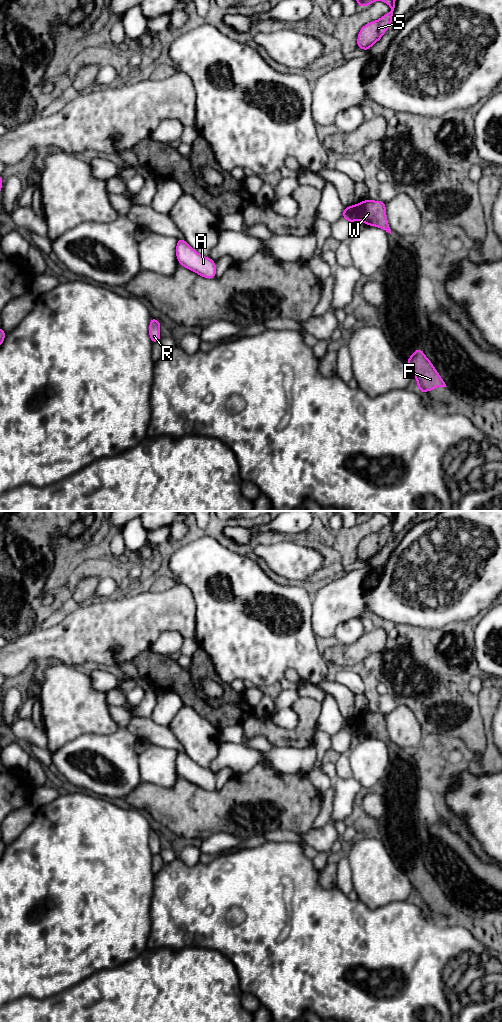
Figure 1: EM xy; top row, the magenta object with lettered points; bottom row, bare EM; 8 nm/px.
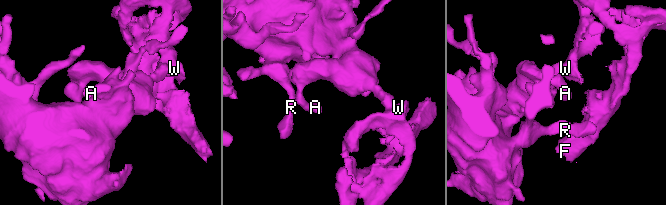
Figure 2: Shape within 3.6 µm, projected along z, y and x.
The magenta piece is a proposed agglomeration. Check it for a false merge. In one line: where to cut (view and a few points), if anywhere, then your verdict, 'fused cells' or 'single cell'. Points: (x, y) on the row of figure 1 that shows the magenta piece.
cut in xy along (349, 207), (356, 215), (356, 220); fused cells

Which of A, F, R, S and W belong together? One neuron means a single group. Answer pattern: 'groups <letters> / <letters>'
groups A R / F S W

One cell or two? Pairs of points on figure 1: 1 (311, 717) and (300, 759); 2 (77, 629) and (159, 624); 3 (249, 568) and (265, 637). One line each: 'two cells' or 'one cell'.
1: two cells
2: one cell
3: one cell

